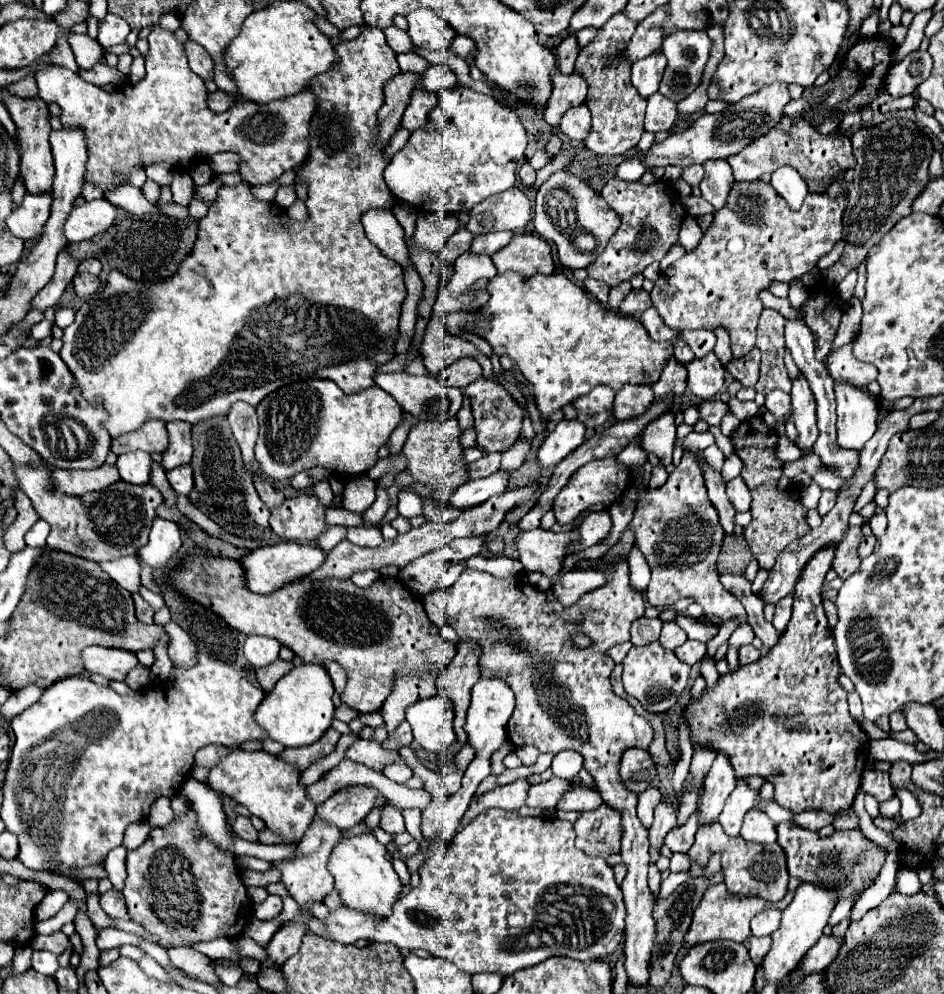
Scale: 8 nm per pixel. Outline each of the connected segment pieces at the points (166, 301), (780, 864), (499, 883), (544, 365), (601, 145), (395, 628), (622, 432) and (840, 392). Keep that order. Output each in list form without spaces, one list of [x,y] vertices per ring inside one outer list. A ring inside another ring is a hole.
[[[366,26],[362,34],[354,40],[340,40],[336,44],[340,62],[336,70],[324,72],[316,76],[310,82],[310,92],[318,98],[318,108],[310,120],[310,152],[304,164],[300,166],[300,172],[296,172],[296,178],[302,178],[304,184],[308,186],[308,212],[310,218],[306,222],[296,222],[286,216],[286,212],[268,202],[258,202],[250,194],[248,184],[240,186],[222,186],[218,190],[216,200],[210,204],[208,214],[198,222],[198,238],[194,242],[194,248],[190,256],[182,262],[180,270],[176,276],[172,276],[164,284],[146,284],[146,282],[134,282],[126,278],[124,274],[112,270],[106,282],[106,288],[98,296],[88,298],[80,310],[76,312],[74,322],[64,328],[64,346],[58,352],[60,358],[66,362],[68,370],[74,376],[74,388],[80,390],[82,398],[90,402],[92,406],[102,406],[108,412],[108,420],[104,422],[104,428],[110,432],[112,438],[118,438],[126,432],[138,430],[144,422],[148,420],[162,420],[162,422],[172,422],[172,420],[184,420],[190,424],[196,424],[200,420],[228,414],[230,406],[238,400],[248,402],[250,406],[256,406],[266,394],[298,380],[312,380],[312,378],[326,378],[336,382],[346,394],[360,392],[364,388],[374,386],[374,374],[380,364],[386,364],[394,358],[394,342],[398,338],[398,318],[400,318],[400,306],[406,298],[406,286],[402,278],[402,266],[396,264],[394,260],[386,258],[378,246],[374,246],[366,234],[364,226],[360,222],[362,214],[372,210],[372,208],[392,208],[394,198],[390,190],[384,184],[382,172],[388,166],[388,158],[384,156],[384,146],[376,142],[376,112],[380,110],[384,98],[382,98],[382,88],[388,78],[396,76],[400,72],[398,62],[396,62],[396,52],[386,44],[384,32],[380,28]]]
[[[716,822],[716,826],[704,826],[704,830],[696,832],[696,842],[688,850],[688,858],[698,866],[706,866],[714,852],[722,852],[722,870],[726,876],[724,884],[728,886],[728,892],[736,896],[756,896],[768,902],[780,902],[786,896],[790,874],[786,868],[786,854],[778,842],[762,846],[756,842],[746,842],[742,836],[732,838],[724,834],[722,826]]]
[[[498,808],[486,810],[454,836],[444,856],[438,852],[426,860],[420,870],[418,888],[396,900],[392,918],[376,922],[376,918],[368,918],[368,914],[336,908],[324,920],[324,938],[348,944],[360,938],[368,942],[392,942],[400,950],[422,948],[450,960],[468,974],[498,972],[508,976],[554,956],[574,960],[604,958],[612,954],[624,938],[626,908],[612,868],[604,858],[592,858],[578,850],[574,838],[574,826],[558,818],[528,818]],[[530,934],[538,938],[536,948],[528,946]]]
[[[516,272],[496,274],[488,280],[486,290],[490,300],[478,310],[474,318],[466,318],[460,324],[460,332],[476,334],[488,340],[494,354],[510,356],[516,362],[518,370],[530,384],[544,422],[548,422],[548,414],[588,394],[598,384],[606,384],[616,392],[624,384],[654,384],[660,378],[666,360],[673,354],[672,344],[653,341],[638,320],[604,308],[564,274],[534,274],[530,278],[524,278]],[[480,320],[488,320],[488,324],[480,328]]]
[[[622,12],[614,14],[598,32],[598,36],[576,58],[574,72],[580,74],[588,84],[586,106],[592,112],[592,132],[586,138],[586,148],[594,154],[620,156],[634,148],[644,132],[646,100],[640,98],[640,94],[636,94],[636,88],[630,84],[630,64],[626,60],[618,60],[624,46],[628,46],[636,26],[638,24],[626,18]]]
[[[192,554],[182,558],[180,566],[166,570],[162,576],[158,576],[156,582],[158,586],[172,586],[184,598],[190,598],[192,602],[212,610],[232,630],[276,638],[282,646],[290,648],[296,656],[300,656],[306,662],[338,662],[340,666],[344,666],[348,674],[348,684],[342,692],[342,702],[356,712],[378,712],[388,694],[392,692],[394,682],[406,674],[418,676],[430,672],[436,674],[436,680],[440,680],[456,654],[456,646],[444,640],[438,632],[438,626],[430,622],[430,618],[426,616],[420,598],[408,592],[398,578],[384,576],[384,584],[380,578],[370,588],[360,588],[352,580],[294,580],[272,594],[252,594],[250,590],[246,590],[242,574],[244,572],[238,560]]]
[[[666,398],[664,402],[654,402],[652,404],[652,410],[648,412],[648,414],[644,414],[644,418],[632,418],[632,422],[614,422],[614,424],[610,424],[610,426],[606,426],[606,428],[602,428],[602,430],[598,430],[592,438],[588,438],[582,446],[578,446],[572,454],[568,454],[568,458],[564,458],[564,462],[560,462],[556,468],[554,468],[554,474],[550,476],[550,482],[548,482],[548,486],[544,488],[544,492],[540,494],[540,498],[538,498],[538,502],[536,502],[536,506],[518,522],[518,528],[522,530],[522,532],[526,532],[526,530],[534,530],[534,528],[538,528],[540,526],[540,518],[544,516],[544,512],[546,510],[550,510],[552,508],[552,502],[554,502],[554,498],[558,496],[558,492],[566,486],[566,482],[568,482],[568,478],[580,468],[580,466],[584,466],[586,462],[592,462],[592,460],[596,460],[596,458],[608,458],[610,454],[612,456],[618,456],[620,452],[622,452],[622,448],[648,424],[648,420],[652,420],[652,418],[656,418],[656,416],[660,416],[666,408],[668,408],[668,404],[672,402],[672,398]]]
[[[836,382],[836,428],[838,446],[846,450],[862,450],[876,432],[878,404],[866,390]]]

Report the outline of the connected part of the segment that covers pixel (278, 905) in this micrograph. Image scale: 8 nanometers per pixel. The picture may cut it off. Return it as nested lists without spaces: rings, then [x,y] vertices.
[[[269,895],[262,904],[254,906],[254,916],[258,920],[270,920],[280,914],[282,910],[282,898],[278,895]]]

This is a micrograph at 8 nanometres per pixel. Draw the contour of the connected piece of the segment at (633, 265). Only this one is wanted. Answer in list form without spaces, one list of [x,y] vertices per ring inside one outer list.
[[[614,178],[604,184],[600,194],[606,198],[608,206],[618,212],[622,224],[610,238],[604,252],[586,270],[590,278],[604,280],[612,288],[630,280],[634,274],[642,274],[648,264],[660,262],[666,256],[670,246],[678,242],[678,230],[682,218],[686,216],[686,208],[676,190],[666,182],[648,186],[642,182],[624,182]]]

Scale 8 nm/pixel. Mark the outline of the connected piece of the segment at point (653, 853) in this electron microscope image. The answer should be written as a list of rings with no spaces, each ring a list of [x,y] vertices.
[[[660,804],[654,812],[654,822],[648,834],[650,840],[650,864],[656,864],[656,860],[660,858],[660,848],[664,846],[664,838],[666,834],[674,828],[676,822],[676,812],[670,804]]]

